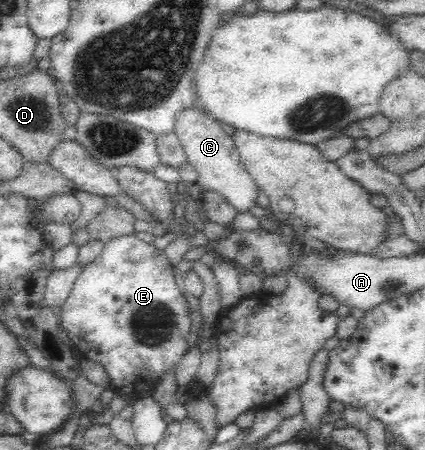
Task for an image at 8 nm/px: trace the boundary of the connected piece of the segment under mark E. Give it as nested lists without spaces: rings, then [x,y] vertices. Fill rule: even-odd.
[[[135,234],[112,238],[105,243],[101,255],[95,258],[92,264],[89,264],[79,273],[79,276],[77,276],[73,284],[68,300],[65,301],[63,308],[61,308],[60,319],[62,320],[63,327],[69,332],[71,343],[82,352],[83,357],[95,359],[105,366],[107,373],[109,373],[109,377],[111,377],[111,386],[113,386],[115,392],[119,393],[121,396],[137,400],[141,392],[147,392],[147,390],[155,388],[160,382],[160,378],[163,374],[166,374],[171,368],[175,370],[175,366],[177,366],[180,358],[187,352],[187,340],[191,330],[191,313],[188,303],[184,298],[184,294],[180,291],[175,282],[173,267],[174,265],[169,262],[165,250],[159,250],[155,245],[144,242]]]

